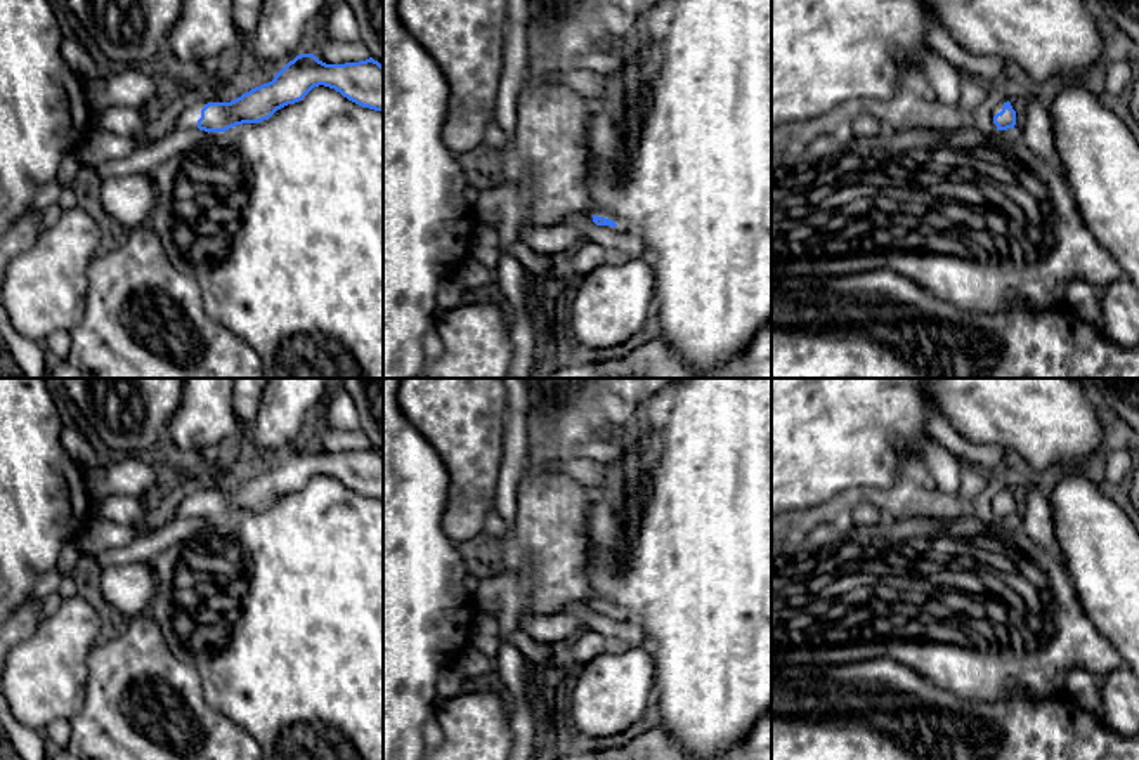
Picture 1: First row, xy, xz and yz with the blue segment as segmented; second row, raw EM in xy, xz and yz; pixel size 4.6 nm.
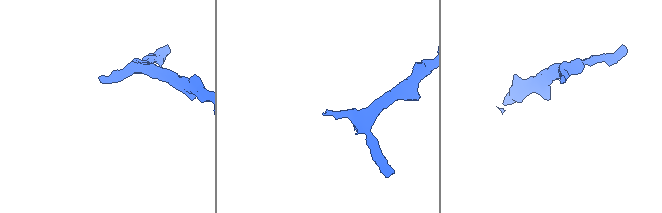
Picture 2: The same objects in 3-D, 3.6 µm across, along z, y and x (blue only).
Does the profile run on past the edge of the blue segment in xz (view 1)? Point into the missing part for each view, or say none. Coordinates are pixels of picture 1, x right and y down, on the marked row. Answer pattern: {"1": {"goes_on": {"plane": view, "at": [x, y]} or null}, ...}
{"1": {"goes_on": null}}

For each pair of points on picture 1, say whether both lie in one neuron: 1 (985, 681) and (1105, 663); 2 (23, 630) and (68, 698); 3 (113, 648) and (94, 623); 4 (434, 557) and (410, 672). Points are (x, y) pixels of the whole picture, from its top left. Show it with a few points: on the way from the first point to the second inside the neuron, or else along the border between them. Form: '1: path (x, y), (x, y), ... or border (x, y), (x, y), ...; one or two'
1: path (1015, 658), (1075, 658); one
2: border (42, 620), (18, 646); two
3: border (106, 634), (92, 648), (85, 670); two
4: path (413, 585), (410, 644); one

